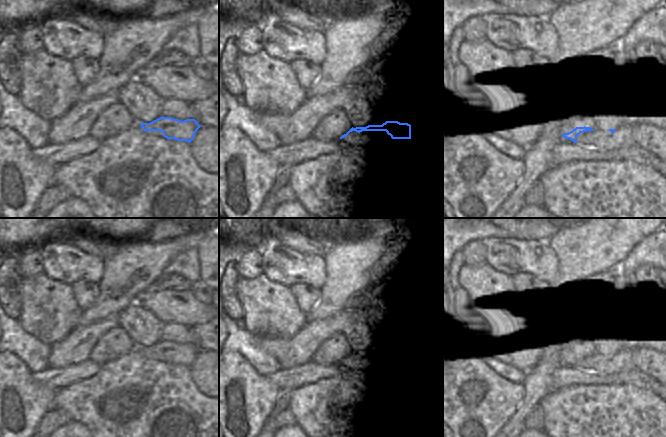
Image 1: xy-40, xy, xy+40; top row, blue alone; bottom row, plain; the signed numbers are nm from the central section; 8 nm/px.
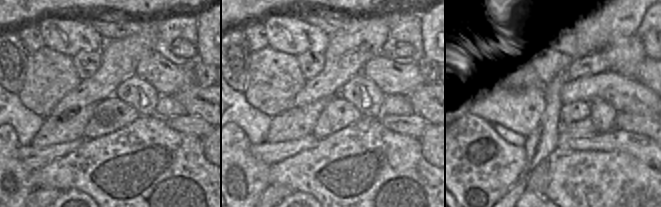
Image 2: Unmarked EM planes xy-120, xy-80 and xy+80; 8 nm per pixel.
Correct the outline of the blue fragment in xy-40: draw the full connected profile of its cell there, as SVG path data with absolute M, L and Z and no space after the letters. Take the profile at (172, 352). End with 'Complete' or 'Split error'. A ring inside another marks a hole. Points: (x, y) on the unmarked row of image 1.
M160 341L150 347L140 347L143 354L162 355L163 360L167 363L177 365L186 365L190 367L197 354L201 351L195 343L186 343L180 345L172 341Z. Complete.

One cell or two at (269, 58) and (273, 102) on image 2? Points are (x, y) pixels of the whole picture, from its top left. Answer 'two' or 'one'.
one

